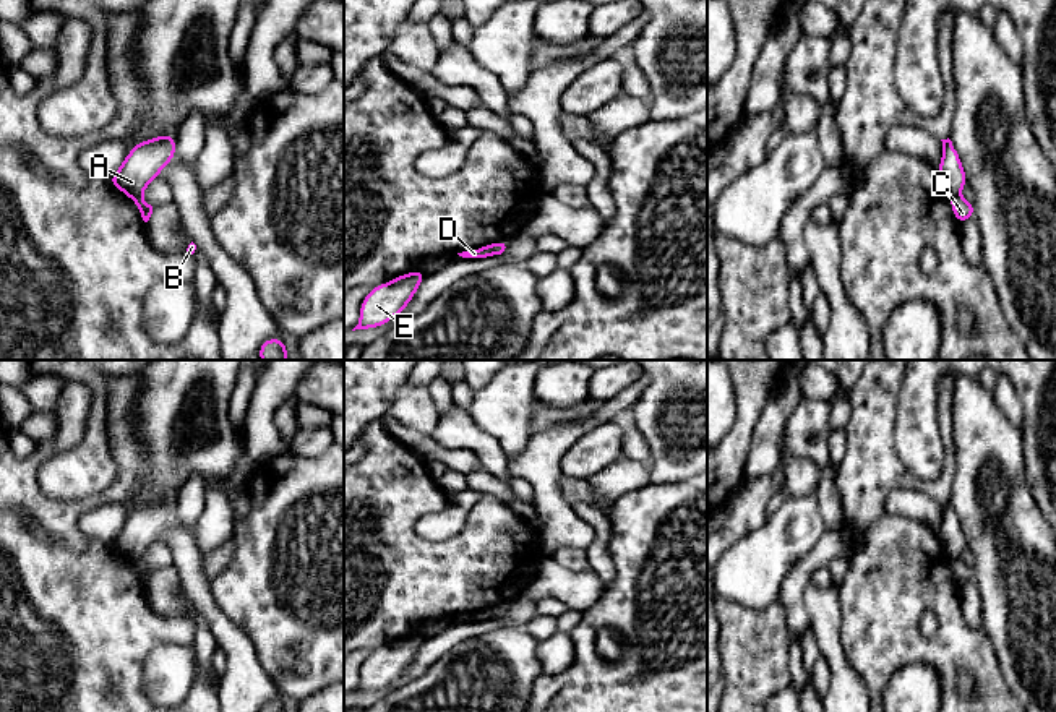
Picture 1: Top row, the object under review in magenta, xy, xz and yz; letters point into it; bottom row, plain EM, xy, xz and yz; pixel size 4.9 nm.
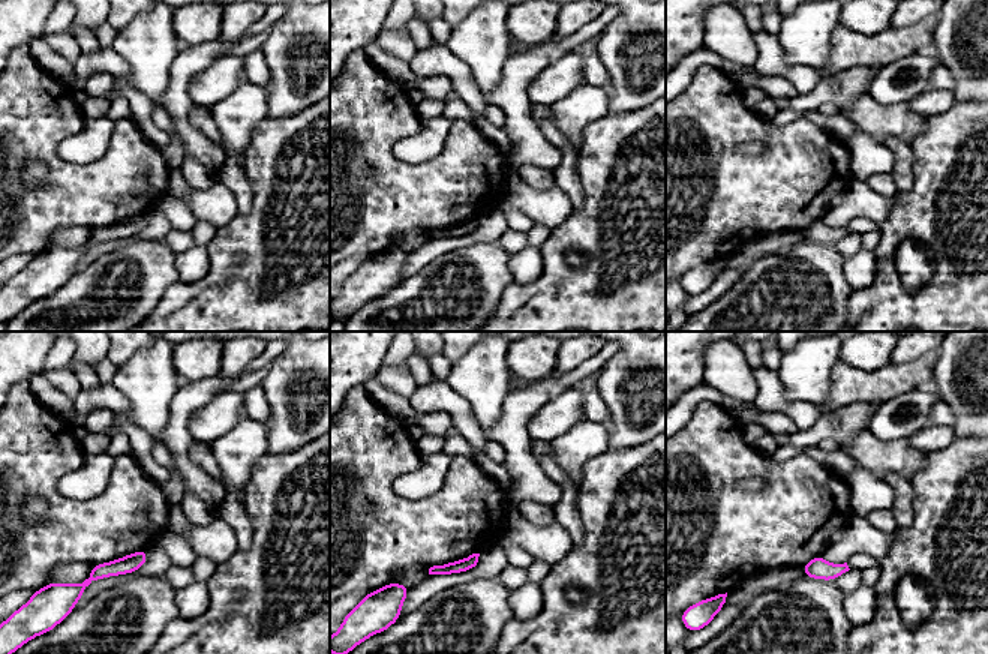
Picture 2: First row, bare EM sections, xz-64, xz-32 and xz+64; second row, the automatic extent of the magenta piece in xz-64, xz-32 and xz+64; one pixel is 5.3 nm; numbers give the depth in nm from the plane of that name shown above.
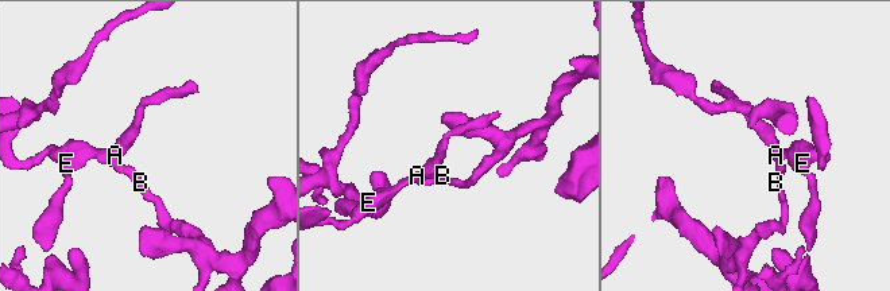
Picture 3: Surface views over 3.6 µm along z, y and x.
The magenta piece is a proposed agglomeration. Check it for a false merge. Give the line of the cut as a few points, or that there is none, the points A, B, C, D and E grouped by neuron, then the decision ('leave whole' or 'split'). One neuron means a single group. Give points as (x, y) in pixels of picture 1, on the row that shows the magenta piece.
no cut | A B C D E | leave whole

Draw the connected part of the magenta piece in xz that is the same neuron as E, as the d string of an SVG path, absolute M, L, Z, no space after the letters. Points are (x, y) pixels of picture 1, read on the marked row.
M419 269L373 287L360 305L358 324L352 331L378 328L396 318L409 305L423 279L425 272Z

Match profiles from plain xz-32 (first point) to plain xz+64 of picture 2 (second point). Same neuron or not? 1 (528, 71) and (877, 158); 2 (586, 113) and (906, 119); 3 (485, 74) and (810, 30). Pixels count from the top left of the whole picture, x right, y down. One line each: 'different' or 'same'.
1: same
2: different
3: same

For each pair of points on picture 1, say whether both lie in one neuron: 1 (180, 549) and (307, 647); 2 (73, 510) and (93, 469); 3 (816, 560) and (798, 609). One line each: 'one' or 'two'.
1: two
2: two
3: one

